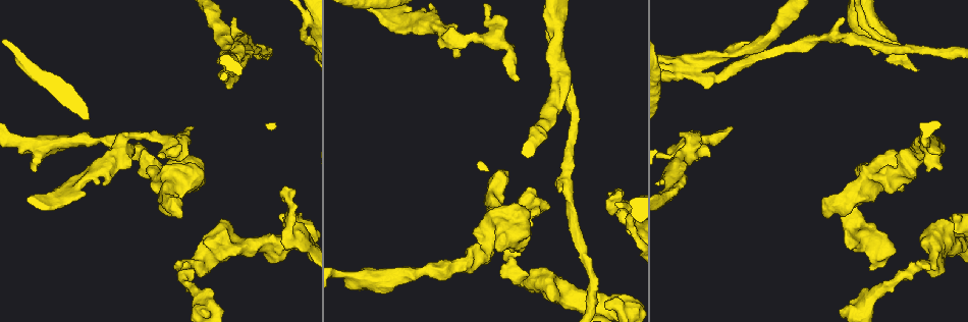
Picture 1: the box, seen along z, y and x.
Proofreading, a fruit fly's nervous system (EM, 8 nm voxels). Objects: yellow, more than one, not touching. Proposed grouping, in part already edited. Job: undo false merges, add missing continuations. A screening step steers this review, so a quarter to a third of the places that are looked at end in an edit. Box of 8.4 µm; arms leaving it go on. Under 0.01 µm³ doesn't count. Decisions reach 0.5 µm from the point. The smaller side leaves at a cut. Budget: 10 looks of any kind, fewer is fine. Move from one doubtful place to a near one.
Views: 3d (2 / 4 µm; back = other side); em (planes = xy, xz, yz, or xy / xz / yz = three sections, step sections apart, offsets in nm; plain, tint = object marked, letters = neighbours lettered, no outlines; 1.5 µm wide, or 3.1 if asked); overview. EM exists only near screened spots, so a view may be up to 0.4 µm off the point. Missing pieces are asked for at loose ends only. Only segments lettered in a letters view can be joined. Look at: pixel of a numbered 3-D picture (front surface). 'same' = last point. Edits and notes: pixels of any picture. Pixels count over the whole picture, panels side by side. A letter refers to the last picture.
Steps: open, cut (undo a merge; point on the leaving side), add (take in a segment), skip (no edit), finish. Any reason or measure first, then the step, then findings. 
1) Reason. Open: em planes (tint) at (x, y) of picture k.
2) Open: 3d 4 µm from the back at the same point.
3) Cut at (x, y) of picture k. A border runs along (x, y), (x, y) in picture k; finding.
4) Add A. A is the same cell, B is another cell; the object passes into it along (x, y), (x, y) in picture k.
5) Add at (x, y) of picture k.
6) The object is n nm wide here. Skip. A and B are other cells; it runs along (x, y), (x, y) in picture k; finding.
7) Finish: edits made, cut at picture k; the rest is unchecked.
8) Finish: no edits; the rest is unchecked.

Free end. Open: 3d 2 µm at (283, 189) of picture 1.

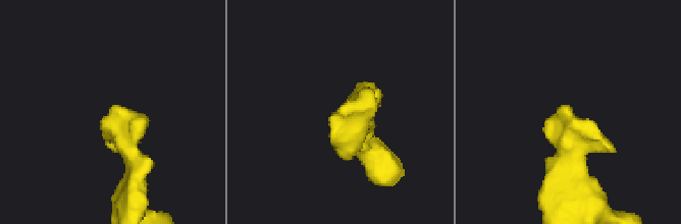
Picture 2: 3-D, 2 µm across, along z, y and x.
Open: em xy step 4 (tint) at (110, 111) of picture 2.

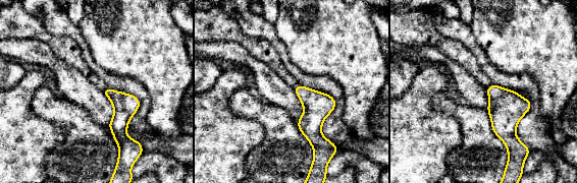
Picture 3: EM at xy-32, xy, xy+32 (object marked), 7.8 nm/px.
Another direction. Open: em planes (letters) at the same point.

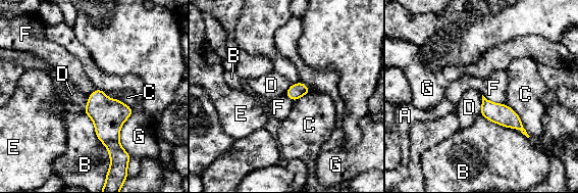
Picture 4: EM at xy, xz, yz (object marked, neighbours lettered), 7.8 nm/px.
Skip. A, B, C, D, E, F and G are other cells; a border runs along (482, 95), (481, 110), (479, 112) in picture 4; none of them fits.

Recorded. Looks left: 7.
Calibre changes. Open: em planes (tint) at (555, 34) of picture 1.

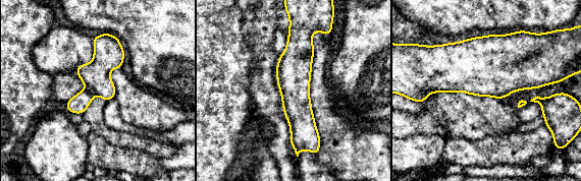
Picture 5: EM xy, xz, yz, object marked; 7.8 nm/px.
See the neighbours. Open: em planes (letters) at the same point.

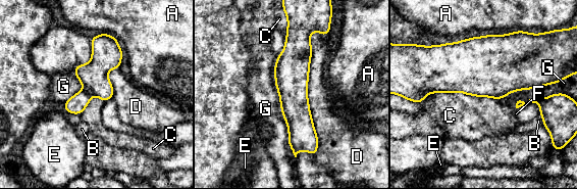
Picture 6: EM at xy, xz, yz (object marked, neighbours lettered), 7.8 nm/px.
The longest contact is with D, 1000 nm. Skip. A, B, C, D, E, F and G are other cells; a border runs along (316, 30), (308, 79), (314, 155) in picture 6; continuous, no second cell.

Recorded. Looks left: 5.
Branch stops here. Open: em xy step 8 (tint) at (710, 155) of picture 1.

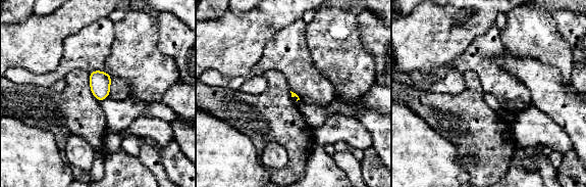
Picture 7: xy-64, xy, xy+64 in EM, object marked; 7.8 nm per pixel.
Cut it another way. Open: em yz step 8 (letters) at the same point.

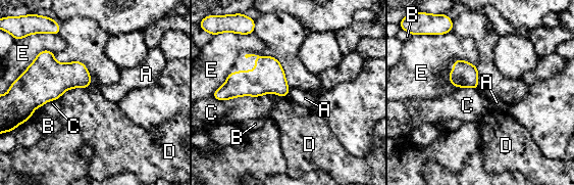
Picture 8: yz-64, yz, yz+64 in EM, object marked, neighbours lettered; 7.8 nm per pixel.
Skip. A, B, C, D and E are other cells; a border runs along (290, 89), (288, 95) in picture 8; none of them fits.

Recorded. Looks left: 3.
Open: 3d 4 µm at (928, 170) of picture 1.

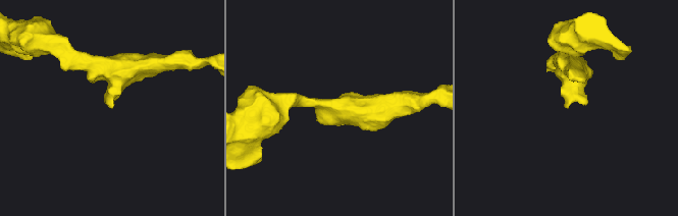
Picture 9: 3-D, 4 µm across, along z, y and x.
Open: em planes (letters) at (567, 107) of picture 9.

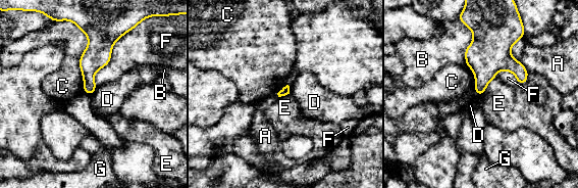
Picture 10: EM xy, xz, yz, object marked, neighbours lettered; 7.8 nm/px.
The longest contact is with C, 550 nm. Skip. A, B, C, D, E, F and G are other cells; a border runs along (494, 78), (488, 83), (482, 95) in picture 10; none of them fits.

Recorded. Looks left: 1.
Finish: no edits; the rest is unchecked.

